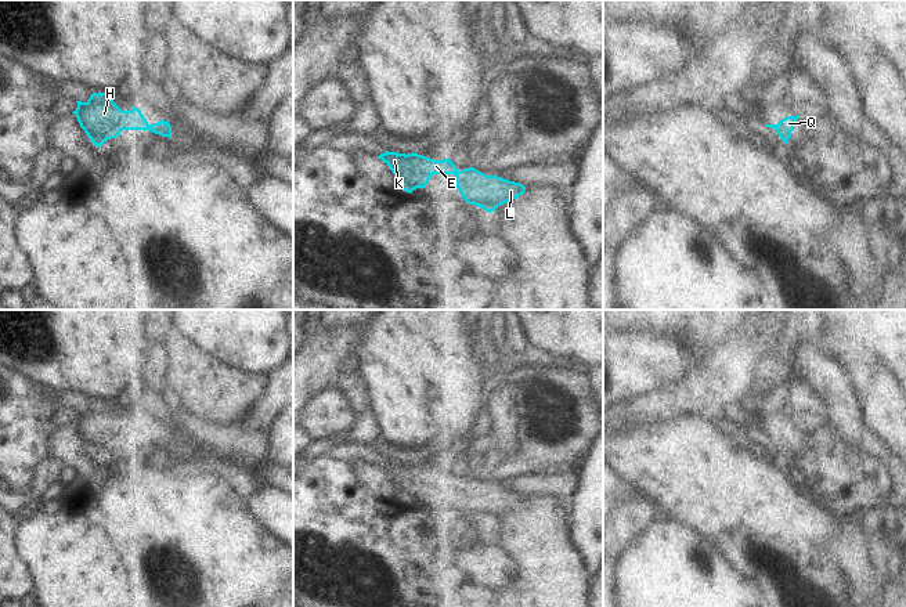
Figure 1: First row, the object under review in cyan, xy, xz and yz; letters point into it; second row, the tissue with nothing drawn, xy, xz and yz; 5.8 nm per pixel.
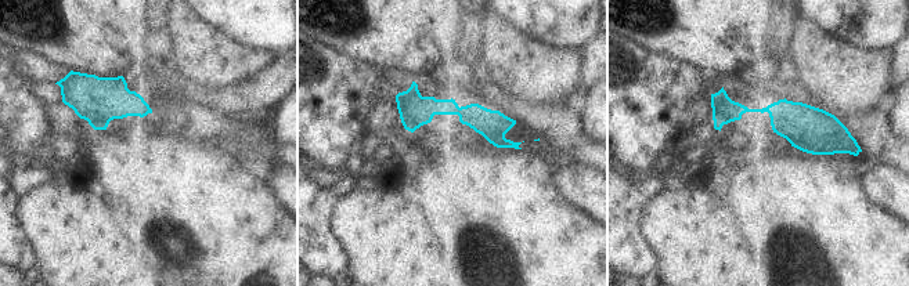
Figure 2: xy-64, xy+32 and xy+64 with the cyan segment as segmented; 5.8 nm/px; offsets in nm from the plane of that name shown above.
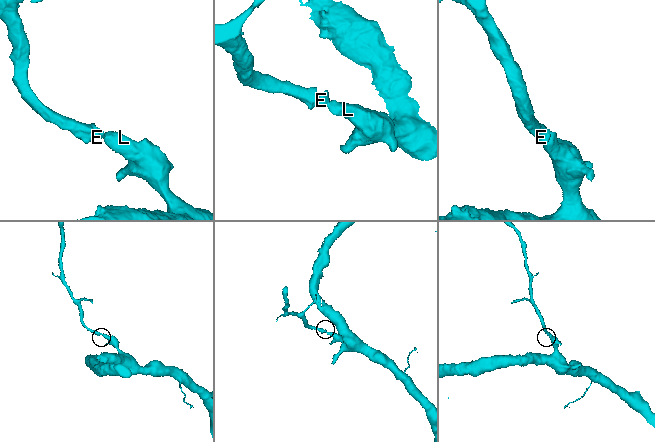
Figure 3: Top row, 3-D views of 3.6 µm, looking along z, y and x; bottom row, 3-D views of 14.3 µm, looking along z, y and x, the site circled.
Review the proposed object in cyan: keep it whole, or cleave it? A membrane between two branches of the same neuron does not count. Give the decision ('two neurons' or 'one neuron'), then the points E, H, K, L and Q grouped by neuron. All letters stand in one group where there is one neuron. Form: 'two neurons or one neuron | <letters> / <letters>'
one neuron | E H K L Q

